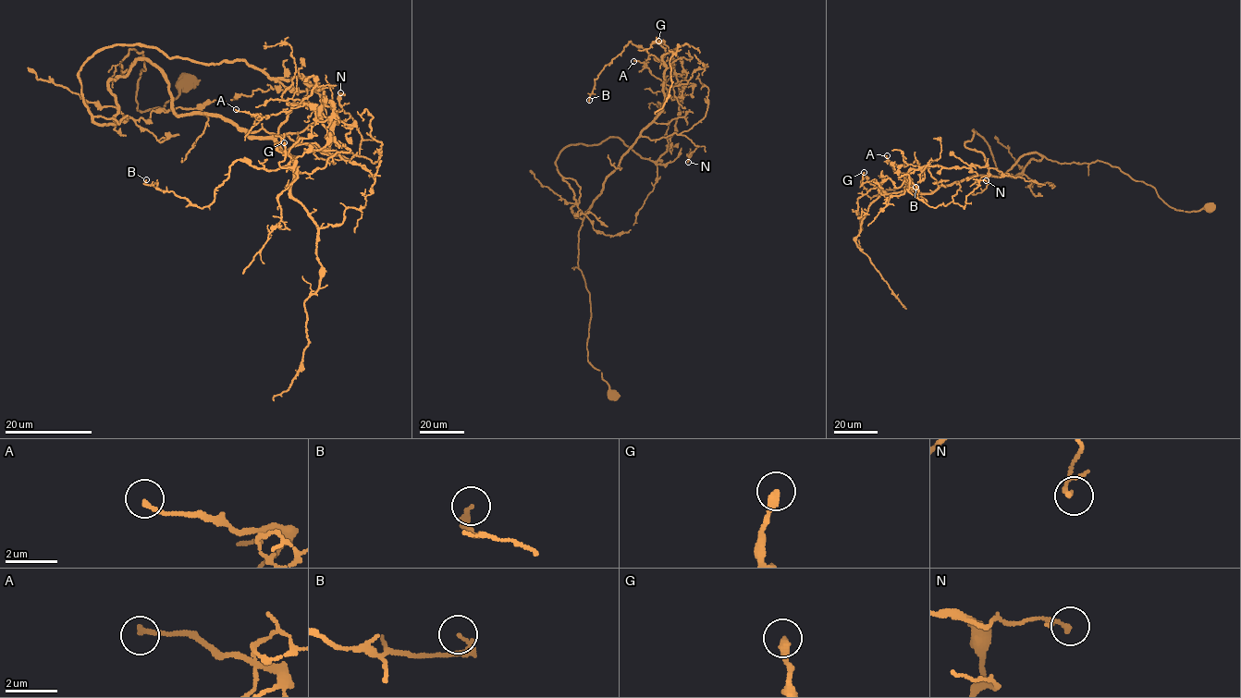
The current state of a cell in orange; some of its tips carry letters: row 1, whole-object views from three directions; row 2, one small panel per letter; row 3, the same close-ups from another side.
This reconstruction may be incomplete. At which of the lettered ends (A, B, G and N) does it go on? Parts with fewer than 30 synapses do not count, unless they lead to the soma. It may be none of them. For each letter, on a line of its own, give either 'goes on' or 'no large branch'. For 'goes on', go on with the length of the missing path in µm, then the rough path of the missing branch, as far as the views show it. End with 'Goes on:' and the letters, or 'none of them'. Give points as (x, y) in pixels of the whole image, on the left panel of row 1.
A: no large branch
B: no large branch
G: no large branch
N: no large branch
Goes on: none of them

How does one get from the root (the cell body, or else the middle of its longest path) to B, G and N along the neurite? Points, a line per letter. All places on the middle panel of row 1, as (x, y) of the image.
B: (613, 395), (588, 360), (578, 231), (661, 111), (666, 67), (631, 41), (589, 100)
G: (613, 395), (588, 360), (583, 219), (556, 160), (610, 137), (653, 161), (666, 151), (686, 73), (658, 41)
N: (613, 395), (588, 360), (591, 302), (578, 231), (638, 137), (685, 135), (698, 145), (688, 162)

